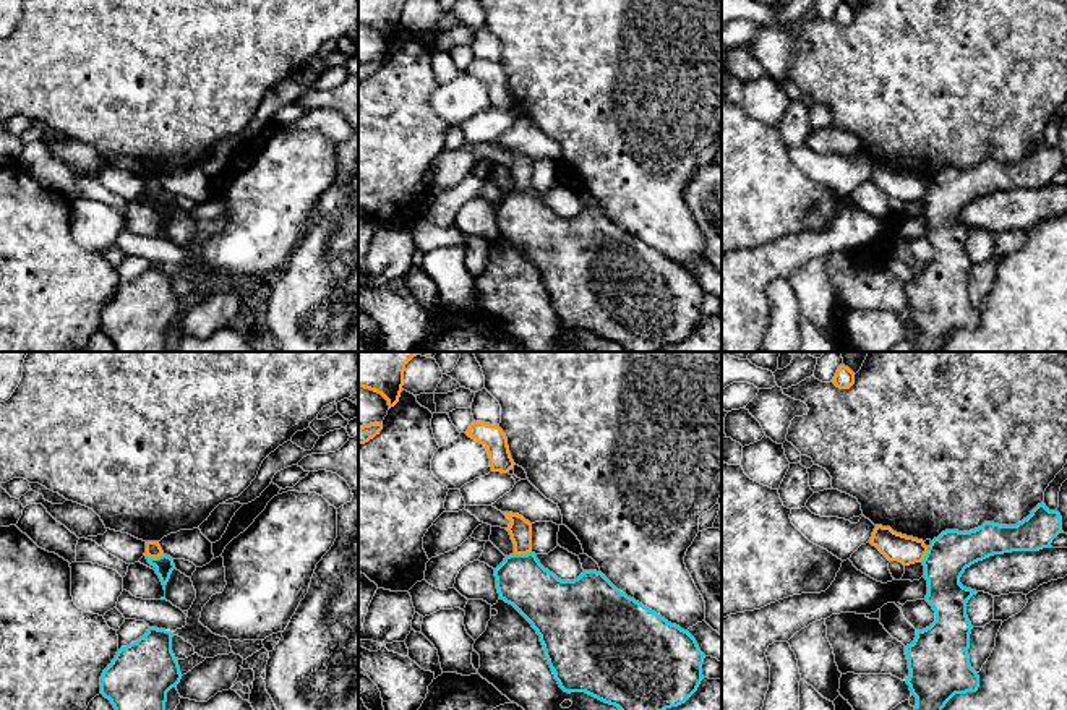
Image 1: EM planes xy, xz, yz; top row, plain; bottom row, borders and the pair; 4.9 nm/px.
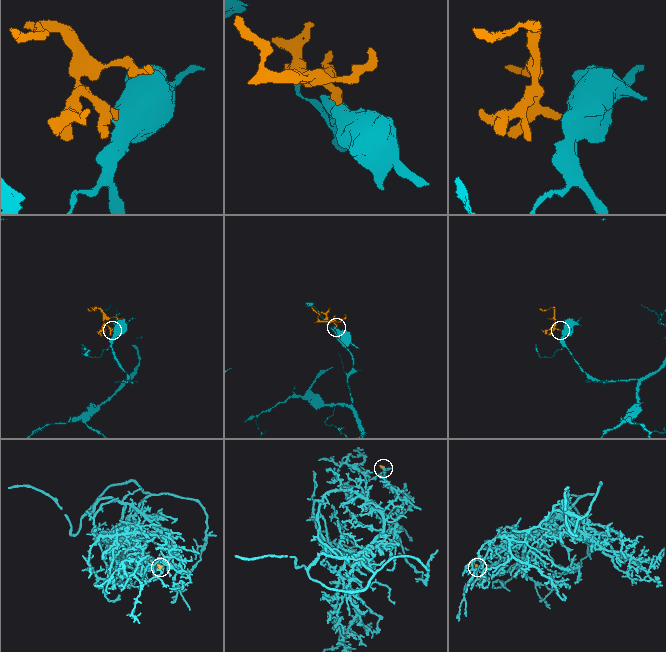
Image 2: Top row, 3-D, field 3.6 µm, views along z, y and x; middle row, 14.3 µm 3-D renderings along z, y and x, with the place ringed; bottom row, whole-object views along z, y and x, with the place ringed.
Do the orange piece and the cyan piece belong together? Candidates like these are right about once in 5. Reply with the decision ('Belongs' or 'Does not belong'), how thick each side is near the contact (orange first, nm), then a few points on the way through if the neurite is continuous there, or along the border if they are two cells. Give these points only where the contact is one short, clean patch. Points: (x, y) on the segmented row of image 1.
Does not belong. Thickness 120 nm (orange) against 260 nm. Boundary: xz (531, 550), (513, 555)

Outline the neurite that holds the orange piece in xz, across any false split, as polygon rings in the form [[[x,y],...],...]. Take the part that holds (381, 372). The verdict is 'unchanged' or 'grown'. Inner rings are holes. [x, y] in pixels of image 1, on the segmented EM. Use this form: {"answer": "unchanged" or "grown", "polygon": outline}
{"answer": "unchanged", "polygon": [[[358,352],[358,386],[381,394],[389,408],[399,402],[405,365],[420,352]]]}

